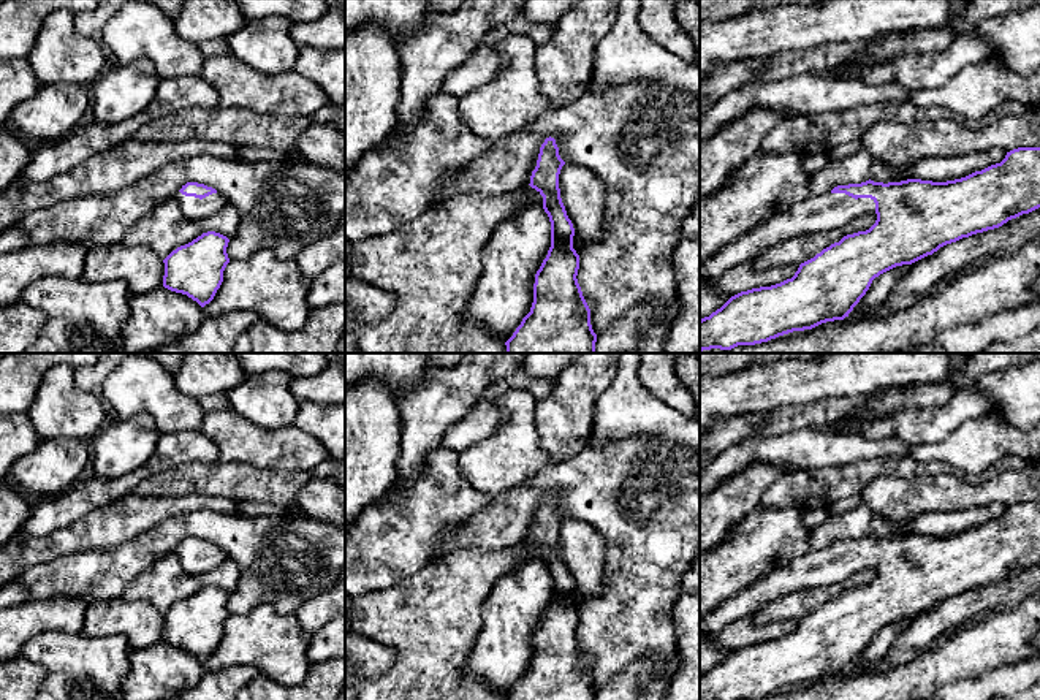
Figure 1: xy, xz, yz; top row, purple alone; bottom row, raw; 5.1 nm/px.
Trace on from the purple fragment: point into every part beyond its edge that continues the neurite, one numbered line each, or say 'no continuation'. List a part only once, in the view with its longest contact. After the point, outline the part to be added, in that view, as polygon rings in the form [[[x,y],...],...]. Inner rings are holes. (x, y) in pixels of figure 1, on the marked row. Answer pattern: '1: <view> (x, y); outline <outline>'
1: yz (817, 213); outline [[[826,193],[826,195],[810,195],[806,200],[793,204],[788,211],[772,214],[766,217],[755,228],[749,230],[746,234],[739,236],[736,241],[728,242],[715,253],[708,257],[700,264],[700,279],[717,279],[727,269],[752,260],[755,255],[761,253],[765,249],[777,245],[780,241],[804,236],[814,231],[829,231],[841,228],[858,215],[875,212],[875,203],[871,198],[852,198],[845,193]]]

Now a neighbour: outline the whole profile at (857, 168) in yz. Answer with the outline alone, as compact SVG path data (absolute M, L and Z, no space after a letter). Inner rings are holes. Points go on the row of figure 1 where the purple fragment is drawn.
M861 149L842 160L831 160L809 179L812 195L826 195L837 185L861 184L871 179L874 157Z

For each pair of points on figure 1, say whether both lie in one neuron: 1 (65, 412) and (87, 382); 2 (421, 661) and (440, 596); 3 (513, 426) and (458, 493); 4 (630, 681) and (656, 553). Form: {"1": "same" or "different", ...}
{"1": "different", "2": "same", "3": "different", "4": "different"}

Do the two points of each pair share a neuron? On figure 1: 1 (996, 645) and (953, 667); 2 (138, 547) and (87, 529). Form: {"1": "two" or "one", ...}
{"1": "one", "2": "two"}

